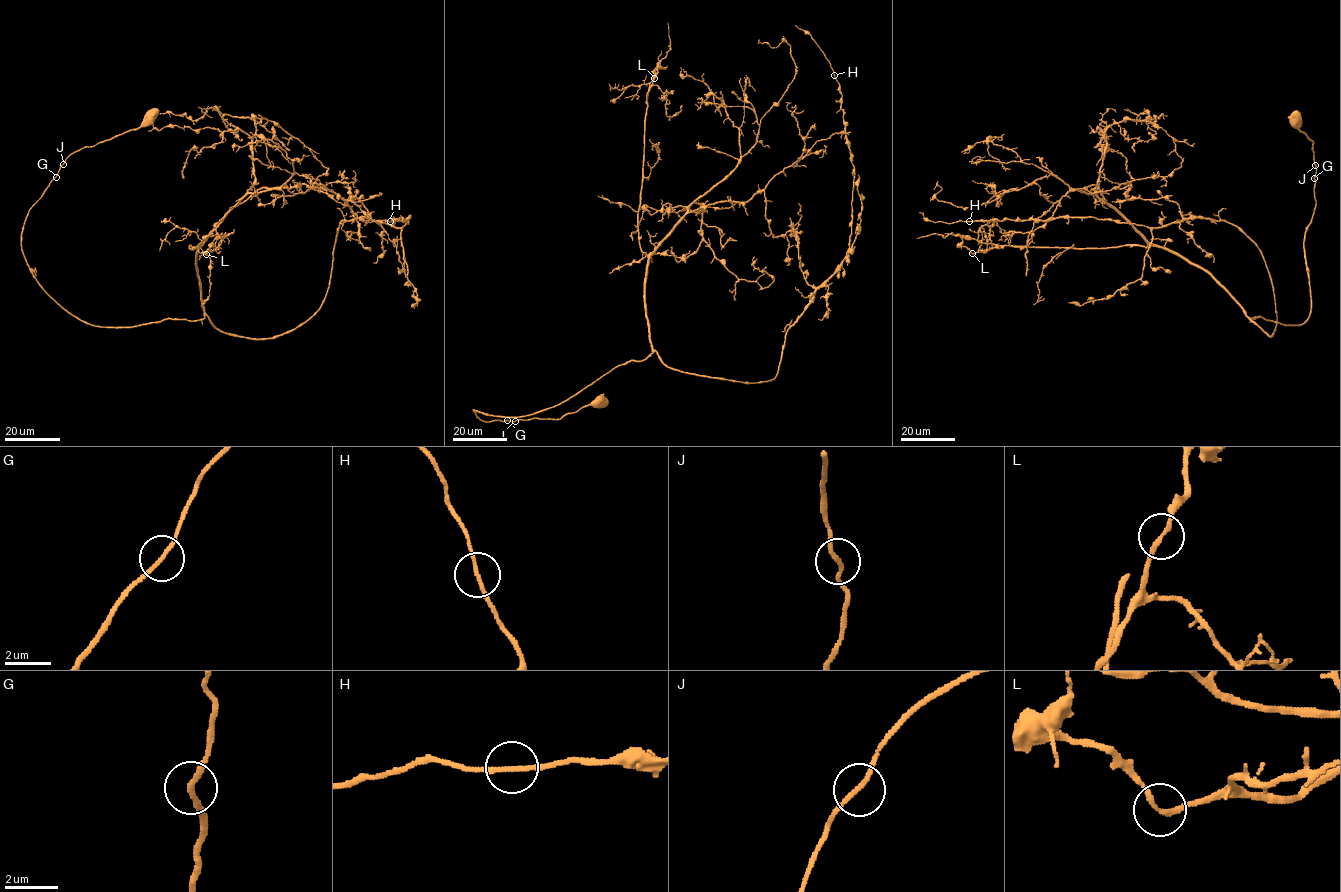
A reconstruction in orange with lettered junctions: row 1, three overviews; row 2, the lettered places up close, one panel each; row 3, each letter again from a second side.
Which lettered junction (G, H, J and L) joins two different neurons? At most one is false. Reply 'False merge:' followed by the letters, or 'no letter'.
False merge: no letter

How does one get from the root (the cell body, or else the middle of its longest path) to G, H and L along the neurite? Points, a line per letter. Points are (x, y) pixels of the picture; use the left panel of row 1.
G: (149, 114), (137, 128), (72, 152), (55, 177)
H: (149, 114), (72, 152), (23, 227), (89, 323), (276, 337), (320, 307), (339, 224), (410, 216), (390, 221)
L: (149, 114), (66, 159), (28, 212), (25, 260), (81, 320), (133, 327), (202, 319), (189, 246), (206, 254)

